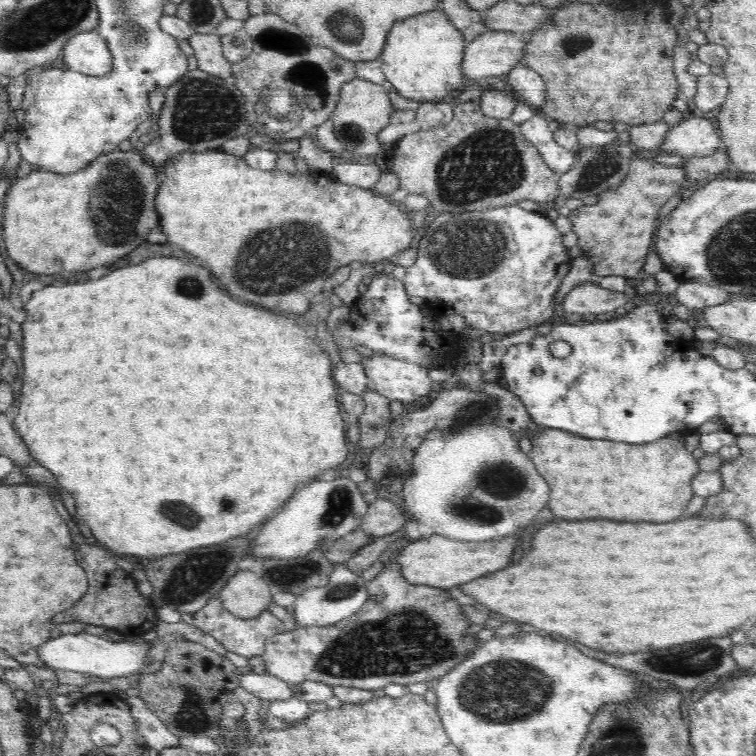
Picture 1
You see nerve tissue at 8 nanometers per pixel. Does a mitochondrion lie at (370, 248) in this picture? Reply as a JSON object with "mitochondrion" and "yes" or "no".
{"mitochondrion":"no"}

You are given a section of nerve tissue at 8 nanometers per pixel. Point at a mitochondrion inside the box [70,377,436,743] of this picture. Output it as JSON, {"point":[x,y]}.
{"point":[190,578]}

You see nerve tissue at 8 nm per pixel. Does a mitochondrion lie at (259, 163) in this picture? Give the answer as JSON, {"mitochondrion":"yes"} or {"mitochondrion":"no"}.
{"mitochondrion":"no"}

